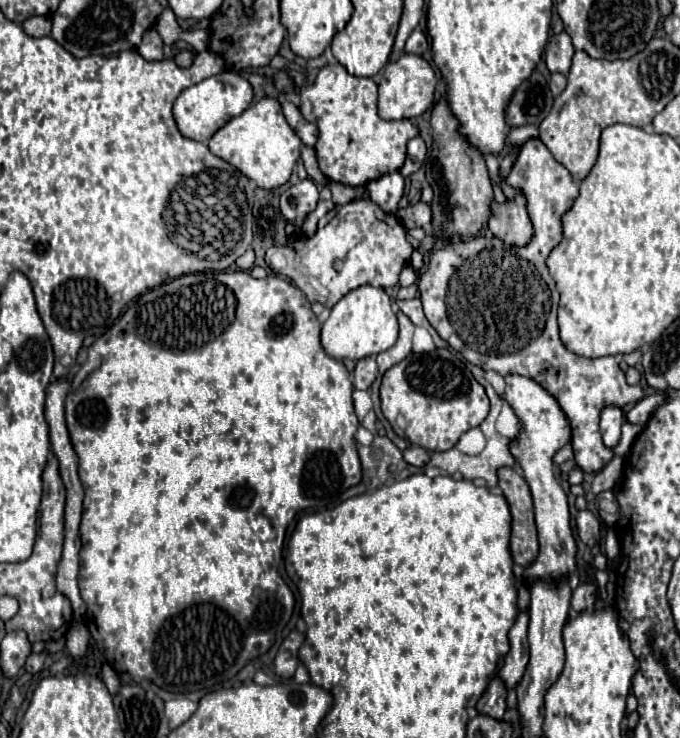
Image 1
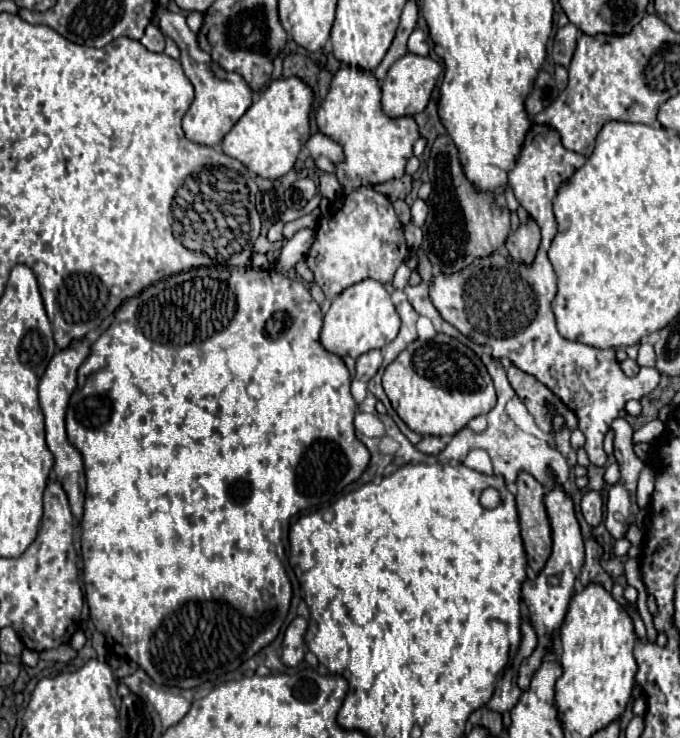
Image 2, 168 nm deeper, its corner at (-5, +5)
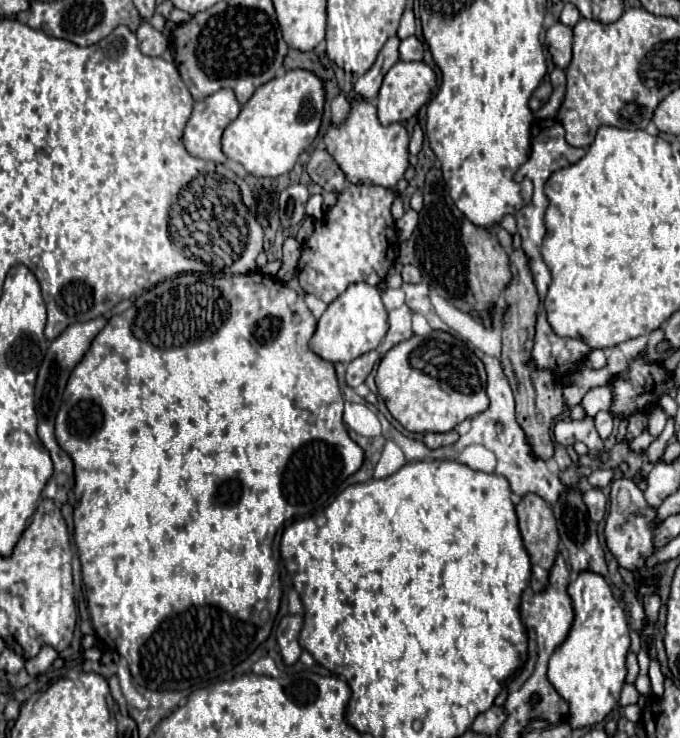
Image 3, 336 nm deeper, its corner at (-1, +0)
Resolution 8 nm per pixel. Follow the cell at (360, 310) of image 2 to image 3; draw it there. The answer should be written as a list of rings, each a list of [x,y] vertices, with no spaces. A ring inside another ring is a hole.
[[[354,283],[338,299],[334,299],[318,321],[316,333],[310,339],[312,351],[332,363],[350,363],[352,359],[374,351],[388,331],[388,313],[382,305],[380,291],[368,283]]]

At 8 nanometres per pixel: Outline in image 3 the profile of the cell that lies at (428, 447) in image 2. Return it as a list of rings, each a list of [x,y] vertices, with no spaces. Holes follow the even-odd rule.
[[[450,431],[450,433],[426,433],[424,435],[424,445],[428,449],[440,449],[444,445],[456,443],[456,439],[458,439],[456,431]]]

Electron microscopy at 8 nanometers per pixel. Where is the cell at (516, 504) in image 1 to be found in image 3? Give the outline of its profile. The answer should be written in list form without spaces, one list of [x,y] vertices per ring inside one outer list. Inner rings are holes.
[[[528,493],[522,497],[522,501],[516,505],[516,517],[518,517],[518,527],[520,527],[520,533],[524,539],[524,547],[530,555],[530,563],[532,563],[530,585],[534,591],[542,591],[544,585],[548,583],[548,573],[550,573],[550,567],[556,559],[558,543],[560,543],[560,537],[556,531],[556,519],[552,515],[550,505],[544,499],[540,499],[540,495],[536,495],[536,493]]]

